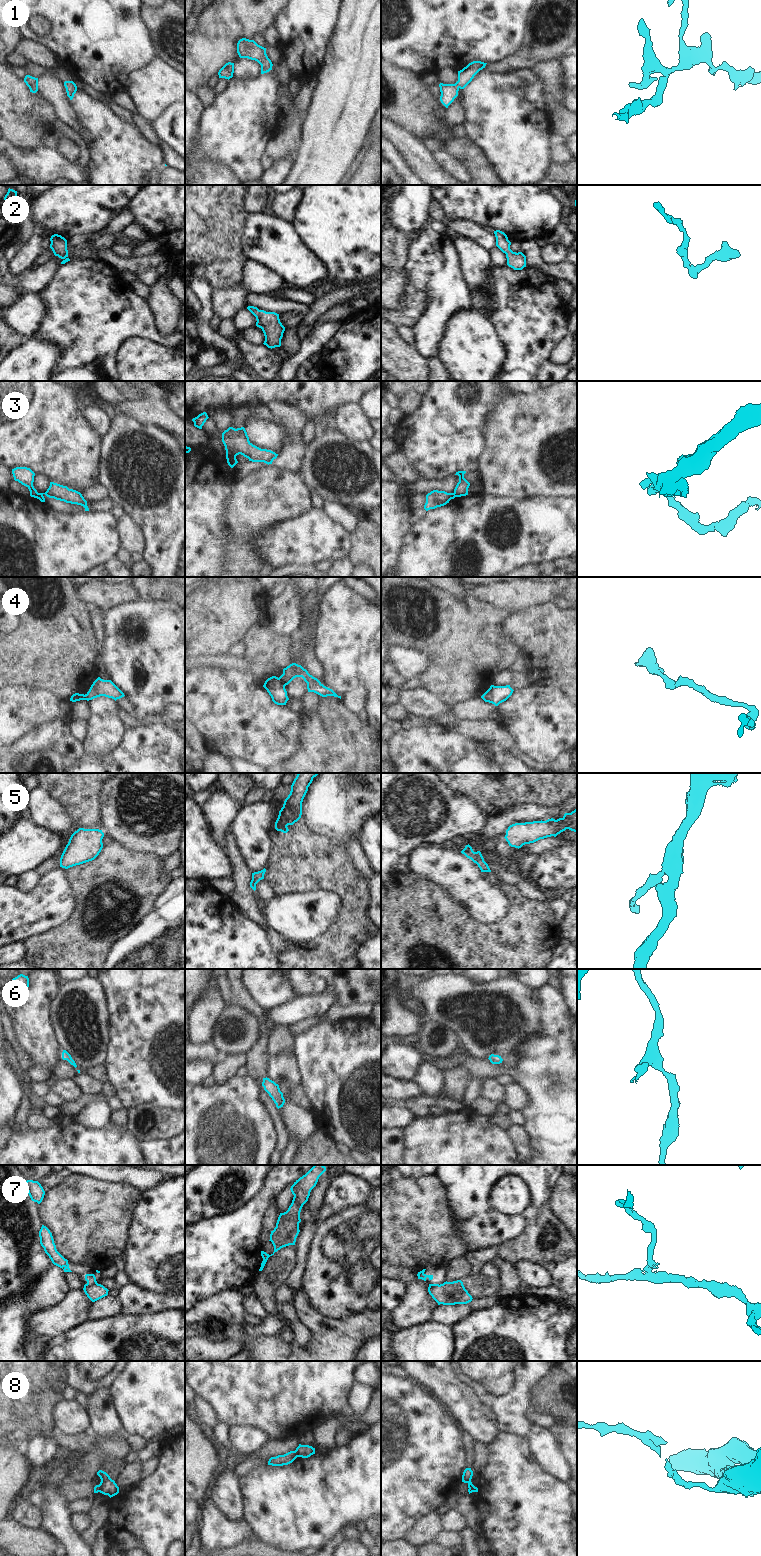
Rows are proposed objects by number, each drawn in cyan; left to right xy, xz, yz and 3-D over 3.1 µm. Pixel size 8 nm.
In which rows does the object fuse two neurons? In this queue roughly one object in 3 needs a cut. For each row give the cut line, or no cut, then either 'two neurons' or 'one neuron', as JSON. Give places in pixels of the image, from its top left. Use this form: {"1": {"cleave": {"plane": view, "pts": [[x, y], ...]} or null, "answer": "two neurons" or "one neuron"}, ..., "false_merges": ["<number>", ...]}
{"1": {"cleave": null, "answer": "one neuron"}, "2": {"cleave": null, "answer": "one neuron"}, "3": {"cleave": {"plane": "xz", "pts": [[226, 453], [231, 453], [235, 456]]}, "answer": "two neurons"}, "4": {"cleave": {"plane": "xz", "pts": [[278, 678], [285, 685]]}, "answer": "two neurons"}, "5": {"cleave": null, "answer": "one neuron"}, "6": {"cleave": null, "answer": "one neuron"}, "7": {"cleave": {"plane": "xy", "pts": [[96, 1282], [84, 1286]]}, "answer": "two neurons"}, "8": {"cleave": {"plane": "xz", "pts": [[294, 1451], [297, 1456]]}, "answer": "two neurons"}, "false_merges": ["3", "4", "7", "8"]}

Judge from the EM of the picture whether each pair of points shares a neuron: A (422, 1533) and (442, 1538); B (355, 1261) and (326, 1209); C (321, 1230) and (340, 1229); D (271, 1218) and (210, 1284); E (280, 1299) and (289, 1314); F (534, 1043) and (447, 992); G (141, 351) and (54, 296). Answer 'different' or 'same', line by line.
A: different
B: different
C: same
D: different
E: different
F: different
G: different

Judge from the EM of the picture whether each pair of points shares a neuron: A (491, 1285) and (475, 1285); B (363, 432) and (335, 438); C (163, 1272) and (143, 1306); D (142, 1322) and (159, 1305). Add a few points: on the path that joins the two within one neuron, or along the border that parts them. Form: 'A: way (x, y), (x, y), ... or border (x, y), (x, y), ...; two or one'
A: way (487, 1285), (479, 1285); one
B: border (336, 426), (352, 438), (369, 440); two
C: border (130, 1282), (158, 1293), (174, 1292); two
D: border (174, 1309), (128, 1315); two

